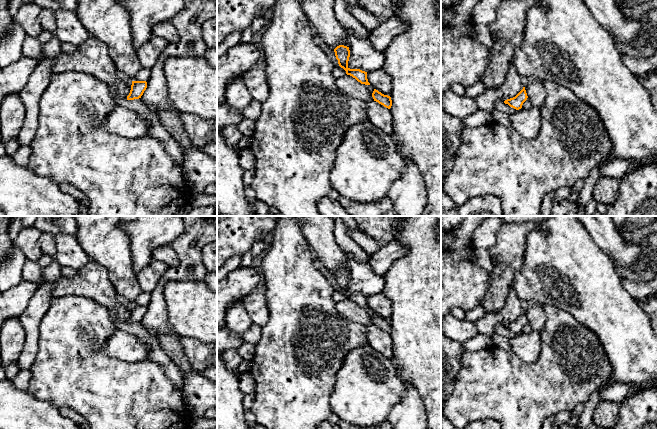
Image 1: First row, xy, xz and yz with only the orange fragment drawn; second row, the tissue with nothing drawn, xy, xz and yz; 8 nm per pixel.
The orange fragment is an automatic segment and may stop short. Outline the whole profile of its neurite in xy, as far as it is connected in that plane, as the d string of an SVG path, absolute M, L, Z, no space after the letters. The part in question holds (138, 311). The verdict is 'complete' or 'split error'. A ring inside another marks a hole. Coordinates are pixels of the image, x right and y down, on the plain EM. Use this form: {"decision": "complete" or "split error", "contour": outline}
{"decision": "complete", "contour": "M132 305L131 314L127 324L139 323L147 312L146 305Z"}

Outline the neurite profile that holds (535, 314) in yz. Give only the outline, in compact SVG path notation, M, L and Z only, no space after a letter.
M528 303L525 306L527 324L532 327L533 331L541 332L545 328L546 315L543 306L537 303Z

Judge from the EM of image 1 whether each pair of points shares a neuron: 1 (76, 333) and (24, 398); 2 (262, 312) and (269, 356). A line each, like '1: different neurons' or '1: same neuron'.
1: different neurons
2: different neurons

